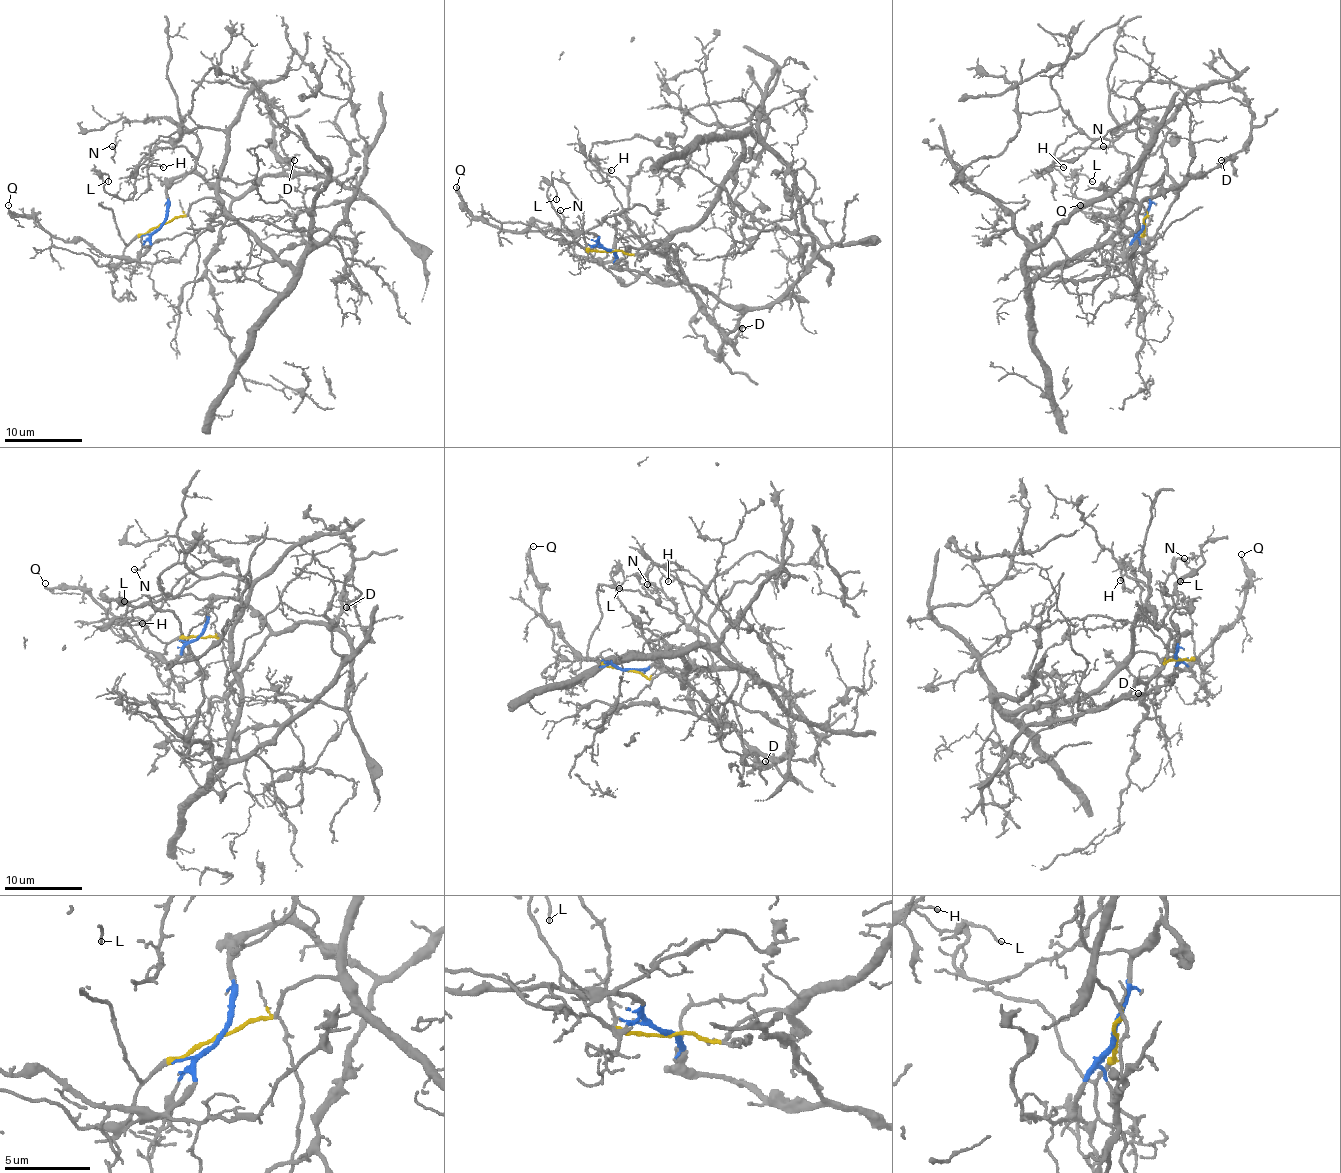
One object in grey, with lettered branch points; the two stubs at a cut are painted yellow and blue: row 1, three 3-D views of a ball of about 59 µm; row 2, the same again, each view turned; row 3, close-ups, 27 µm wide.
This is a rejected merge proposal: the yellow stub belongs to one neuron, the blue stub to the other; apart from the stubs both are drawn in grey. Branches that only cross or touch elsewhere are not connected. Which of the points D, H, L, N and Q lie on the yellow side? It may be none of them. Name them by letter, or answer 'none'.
none

